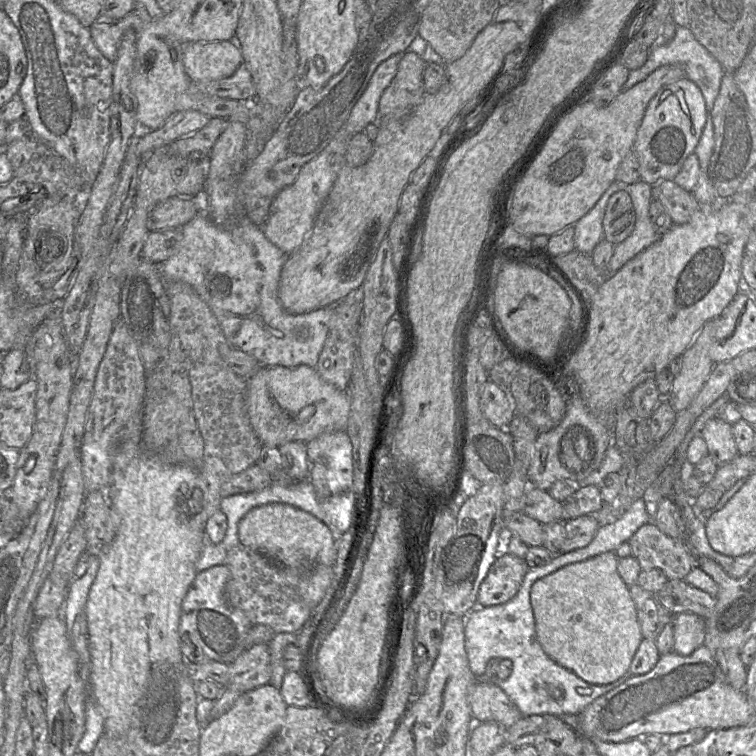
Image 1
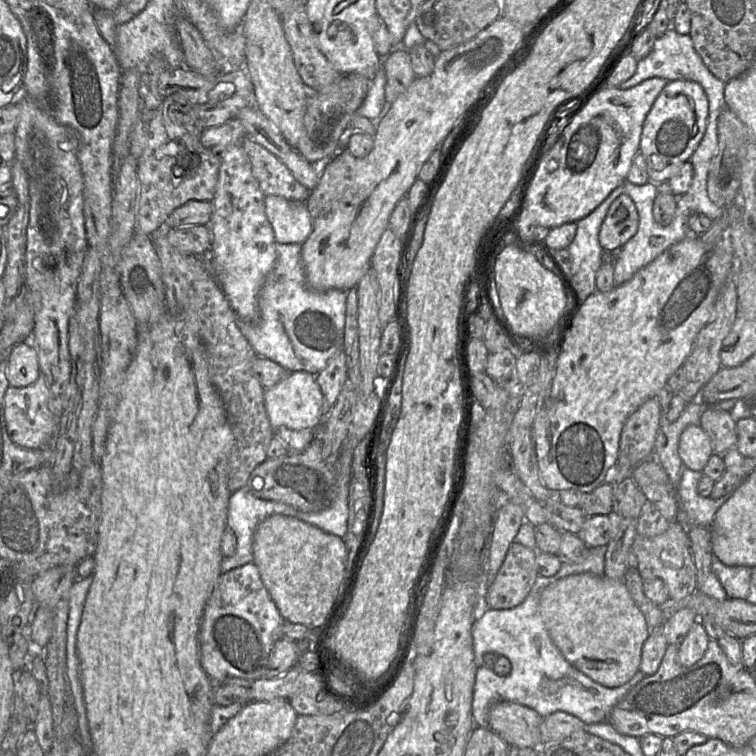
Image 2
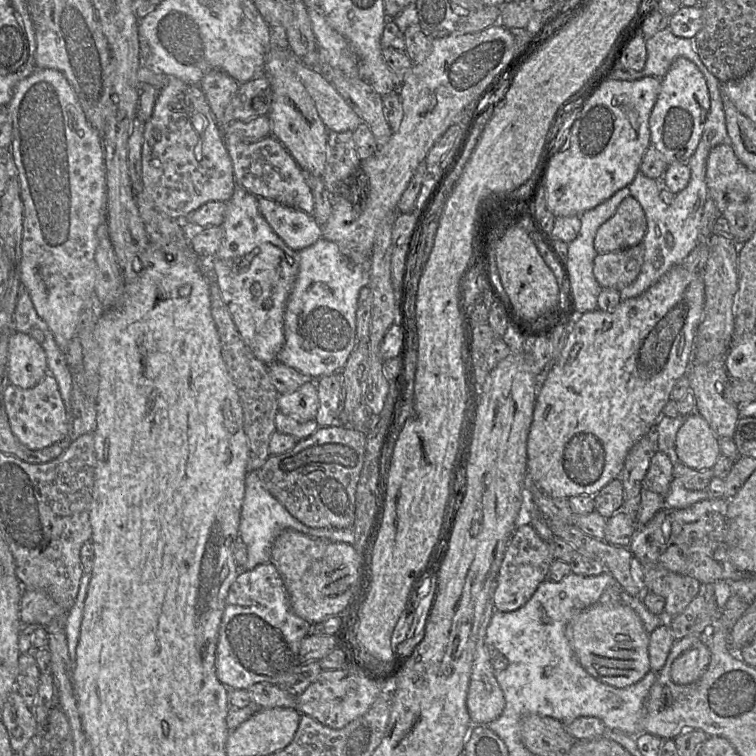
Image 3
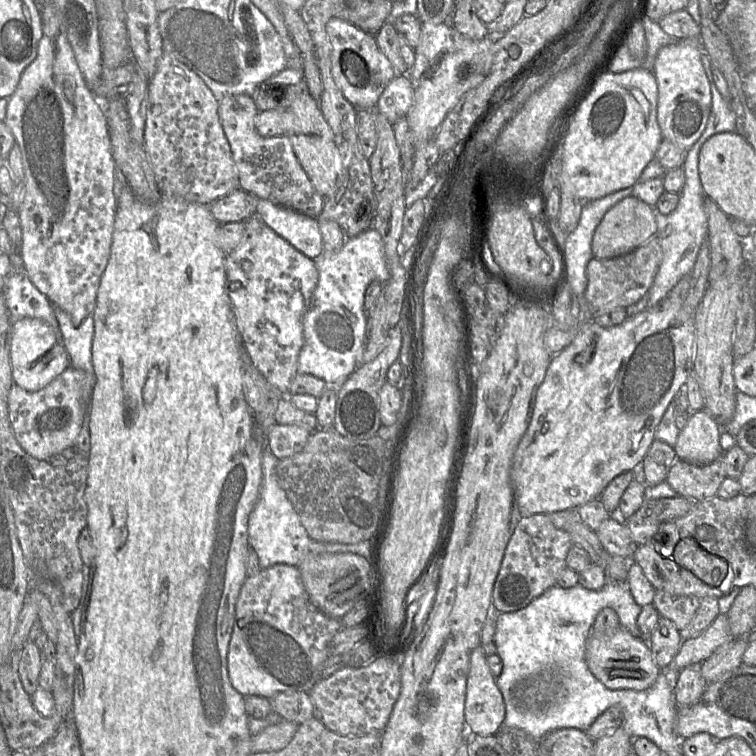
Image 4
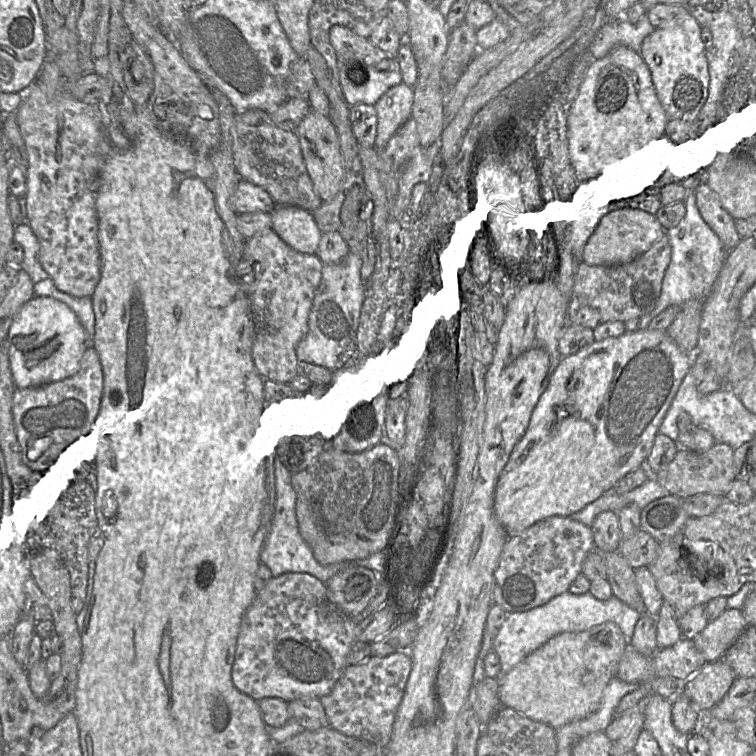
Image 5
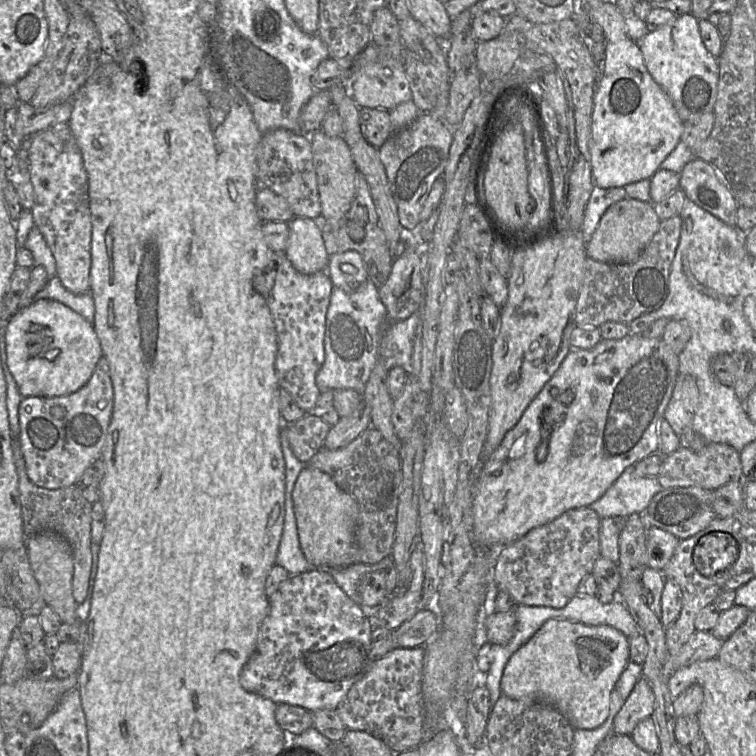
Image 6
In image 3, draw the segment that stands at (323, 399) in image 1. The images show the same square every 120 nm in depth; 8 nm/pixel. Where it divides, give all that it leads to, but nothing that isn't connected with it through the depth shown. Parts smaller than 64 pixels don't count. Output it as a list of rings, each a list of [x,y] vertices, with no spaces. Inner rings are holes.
[[[307,381],[297,390],[281,394],[278,398],[278,411],[298,420],[315,419],[319,407],[315,381]]]

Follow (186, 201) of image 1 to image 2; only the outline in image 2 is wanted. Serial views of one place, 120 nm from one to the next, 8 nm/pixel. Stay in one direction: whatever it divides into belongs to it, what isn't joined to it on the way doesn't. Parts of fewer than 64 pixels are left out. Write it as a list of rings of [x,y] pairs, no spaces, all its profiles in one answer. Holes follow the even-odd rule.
[[[190,200],[176,208],[166,219],[167,228],[209,226],[213,212],[211,201]]]

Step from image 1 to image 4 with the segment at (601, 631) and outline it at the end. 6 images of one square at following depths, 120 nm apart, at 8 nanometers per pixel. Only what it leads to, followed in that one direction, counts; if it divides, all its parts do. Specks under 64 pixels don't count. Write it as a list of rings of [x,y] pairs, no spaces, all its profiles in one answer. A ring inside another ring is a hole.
[[[621,626],[611,634],[591,631],[586,640],[585,661],[592,674],[612,690],[648,689],[661,673],[661,669],[654,661],[648,642],[641,637],[632,636]]]

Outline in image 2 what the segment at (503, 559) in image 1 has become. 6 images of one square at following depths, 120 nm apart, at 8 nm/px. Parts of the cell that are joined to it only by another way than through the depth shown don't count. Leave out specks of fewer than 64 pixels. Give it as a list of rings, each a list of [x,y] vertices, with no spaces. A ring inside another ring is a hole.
[[[513,542],[497,572],[486,590],[486,601],[492,609],[510,609],[521,604],[531,591],[537,576],[536,556],[538,550]]]

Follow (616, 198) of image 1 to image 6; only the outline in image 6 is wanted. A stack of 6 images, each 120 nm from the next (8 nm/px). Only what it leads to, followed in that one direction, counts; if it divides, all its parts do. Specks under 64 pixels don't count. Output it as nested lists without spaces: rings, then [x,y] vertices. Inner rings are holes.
[[[626,197],[606,210],[590,240],[586,240],[587,257],[603,263],[631,264],[652,240],[660,222],[654,203]]]

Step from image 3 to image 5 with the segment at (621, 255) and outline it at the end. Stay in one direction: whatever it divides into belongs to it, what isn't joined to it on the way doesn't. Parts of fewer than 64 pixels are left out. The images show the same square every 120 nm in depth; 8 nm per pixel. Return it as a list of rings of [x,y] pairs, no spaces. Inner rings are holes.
[[[665,232],[650,249],[630,262],[592,265],[582,261],[570,297],[567,323],[595,329],[605,322],[627,322],[651,312],[659,300],[662,281],[670,260],[671,245]]]

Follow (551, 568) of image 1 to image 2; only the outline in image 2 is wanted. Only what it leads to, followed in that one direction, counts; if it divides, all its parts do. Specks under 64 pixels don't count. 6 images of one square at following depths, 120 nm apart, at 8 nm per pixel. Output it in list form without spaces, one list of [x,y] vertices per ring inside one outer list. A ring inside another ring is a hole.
[[[607,546],[589,548],[583,560],[577,563],[563,563],[560,570],[553,576],[538,575],[525,600],[510,609],[487,610],[476,620],[472,627],[473,650],[475,664],[478,667],[472,715],[478,726],[489,727],[488,711],[492,704],[498,701],[510,701],[535,710],[543,718],[557,711],[572,714],[585,724],[606,722],[614,706],[646,677],[638,671],[625,684],[610,688],[605,687],[569,663],[559,649],[554,645],[545,627],[539,610],[542,591],[553,582],[566,576],[579,573],[605,575],[605,555]],[[494,652],[507,657],[512,670],[507,676],[499,676],[493,669],[484,665],[484,654]]]

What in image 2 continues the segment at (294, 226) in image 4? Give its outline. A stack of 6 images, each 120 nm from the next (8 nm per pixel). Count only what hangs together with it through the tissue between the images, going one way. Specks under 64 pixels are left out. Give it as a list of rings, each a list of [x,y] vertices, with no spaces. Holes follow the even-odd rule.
[[[269,195],[265,197],[264,204],[277,243],[302,244],[312,233],[311,215],[306,202]]]

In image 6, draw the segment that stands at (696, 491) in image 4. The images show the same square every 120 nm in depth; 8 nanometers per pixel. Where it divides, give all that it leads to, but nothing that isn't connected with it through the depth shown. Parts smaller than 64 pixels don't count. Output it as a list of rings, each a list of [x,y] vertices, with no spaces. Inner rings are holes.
[[[709,443],[700,450],[694,451],[678,448],[664,456],[658,475],[658,482],[663,489],[673,487],[698,487],[715,490],[742,476],[739,452],[725,443]]]

